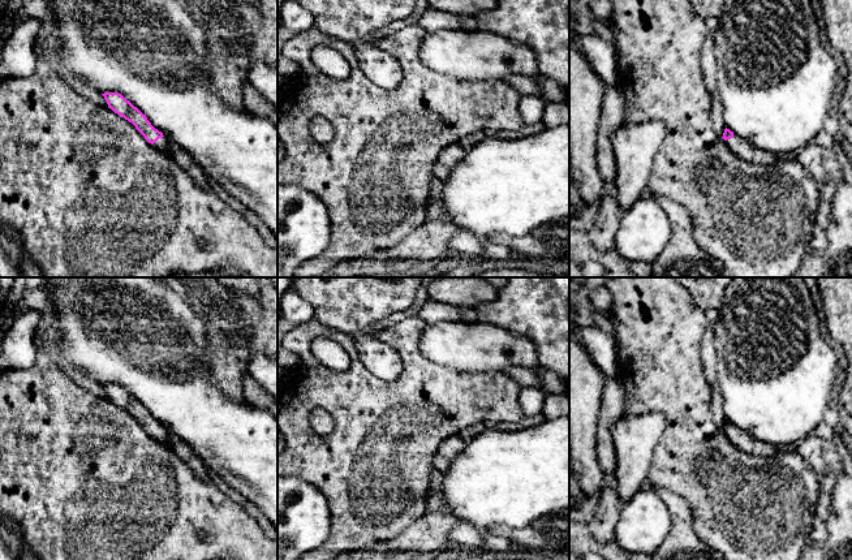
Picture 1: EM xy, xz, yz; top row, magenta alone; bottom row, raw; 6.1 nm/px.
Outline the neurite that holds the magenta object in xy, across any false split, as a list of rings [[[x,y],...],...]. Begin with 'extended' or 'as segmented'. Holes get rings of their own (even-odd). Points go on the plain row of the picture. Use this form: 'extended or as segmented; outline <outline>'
extended; outline [[[104,384],[102,387],[104,388],[108,400],[132,414],[149,435],[165,445],[171,445],[168,431],[162,423],[151,417],[146,406],[143,406],[137,399],[119,384]]]

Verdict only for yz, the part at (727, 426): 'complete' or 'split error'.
split error

